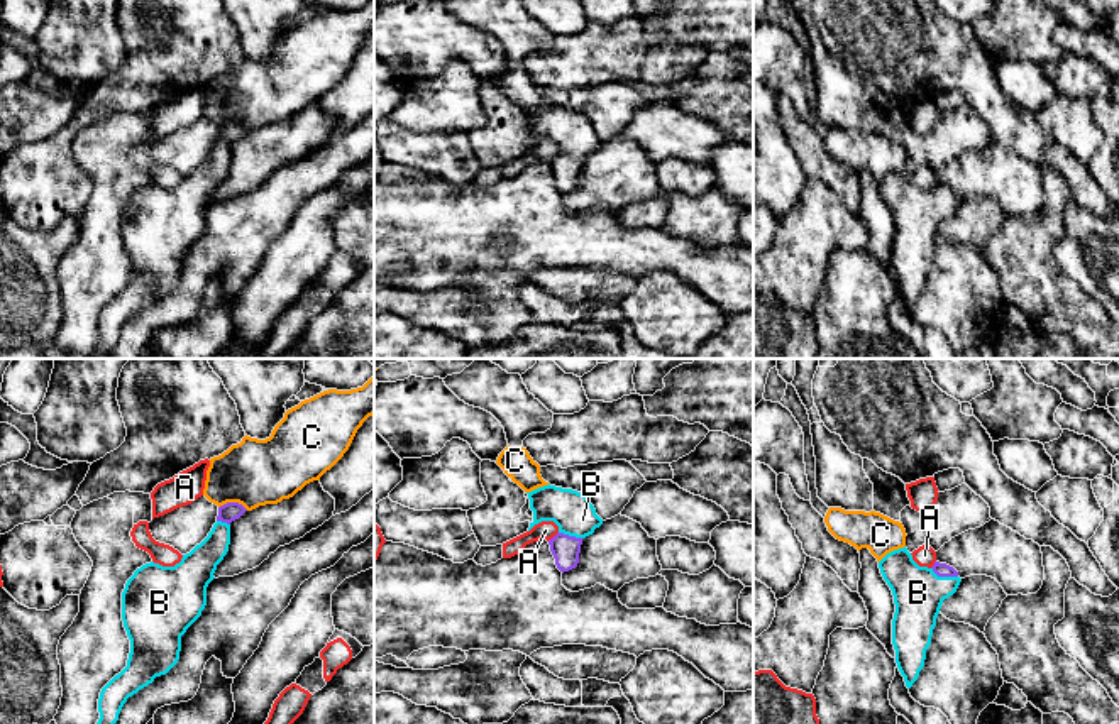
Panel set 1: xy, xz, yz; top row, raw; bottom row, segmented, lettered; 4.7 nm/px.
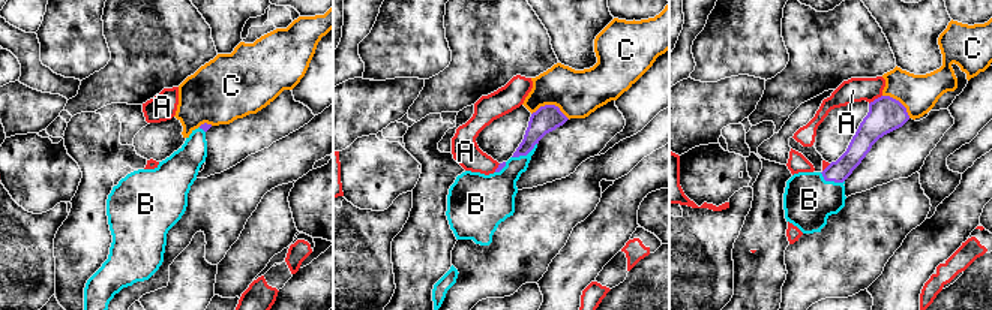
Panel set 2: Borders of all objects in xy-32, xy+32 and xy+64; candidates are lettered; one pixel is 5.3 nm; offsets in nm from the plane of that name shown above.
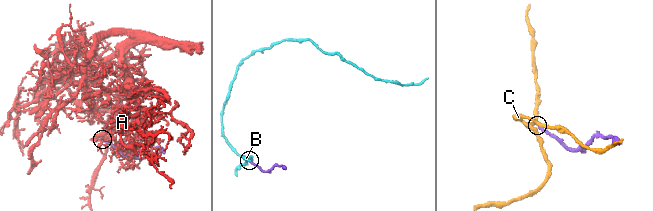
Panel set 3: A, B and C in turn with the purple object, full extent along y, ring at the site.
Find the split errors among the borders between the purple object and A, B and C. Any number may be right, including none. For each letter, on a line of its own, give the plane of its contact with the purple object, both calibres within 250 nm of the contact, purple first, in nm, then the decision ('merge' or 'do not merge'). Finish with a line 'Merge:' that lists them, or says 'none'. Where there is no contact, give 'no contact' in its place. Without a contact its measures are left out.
A: meets purple in xz; 130 nm thick on the purple side, 90 nm on the other; do not merge
B: meets purple in yz; 60 nm thick on the purple side, 240 nm on the other; merge
C: meets purple in xy; 90 nm thick on the purple side, 320 nm on the other; do not merge
Merge: B

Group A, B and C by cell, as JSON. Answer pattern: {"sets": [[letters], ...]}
{"sets": [["A"], ["B"], ["C"]]}

